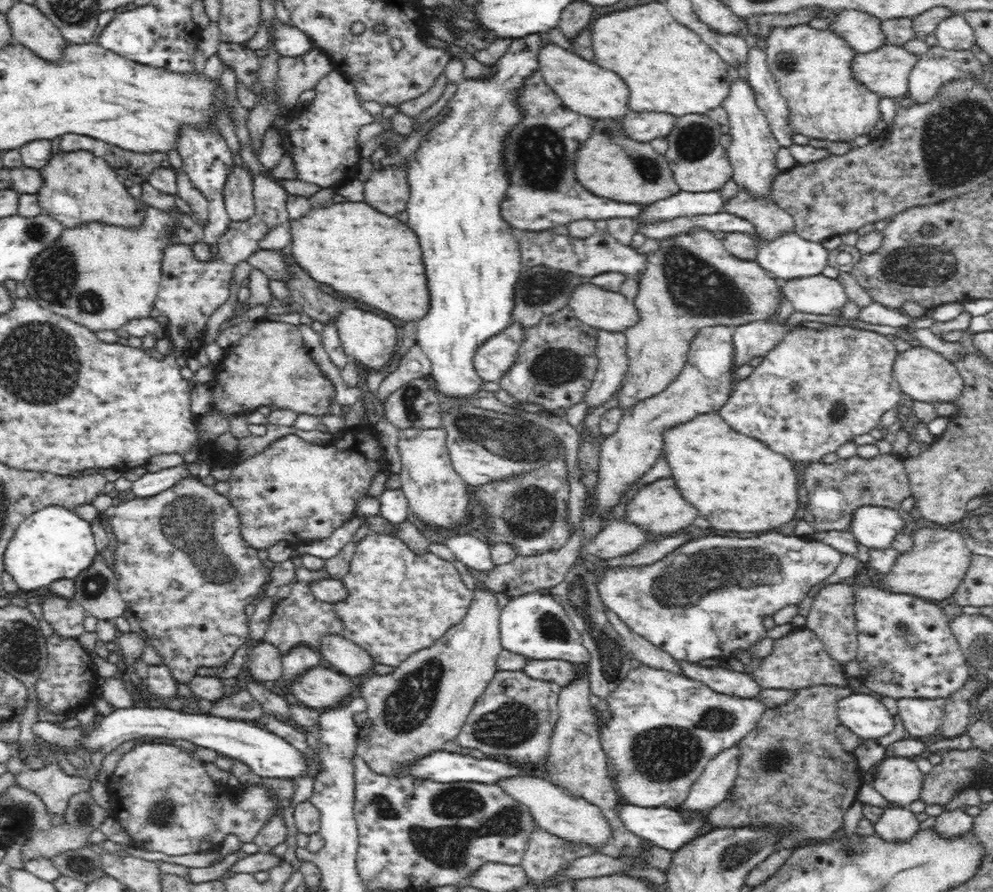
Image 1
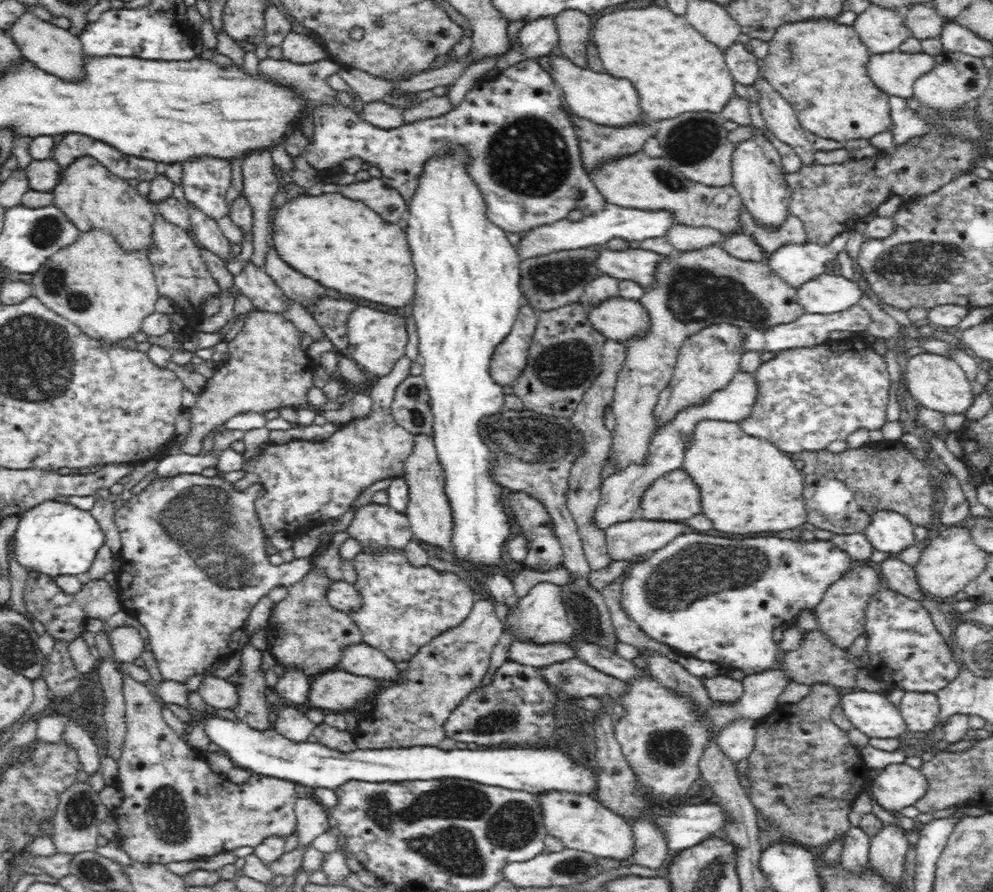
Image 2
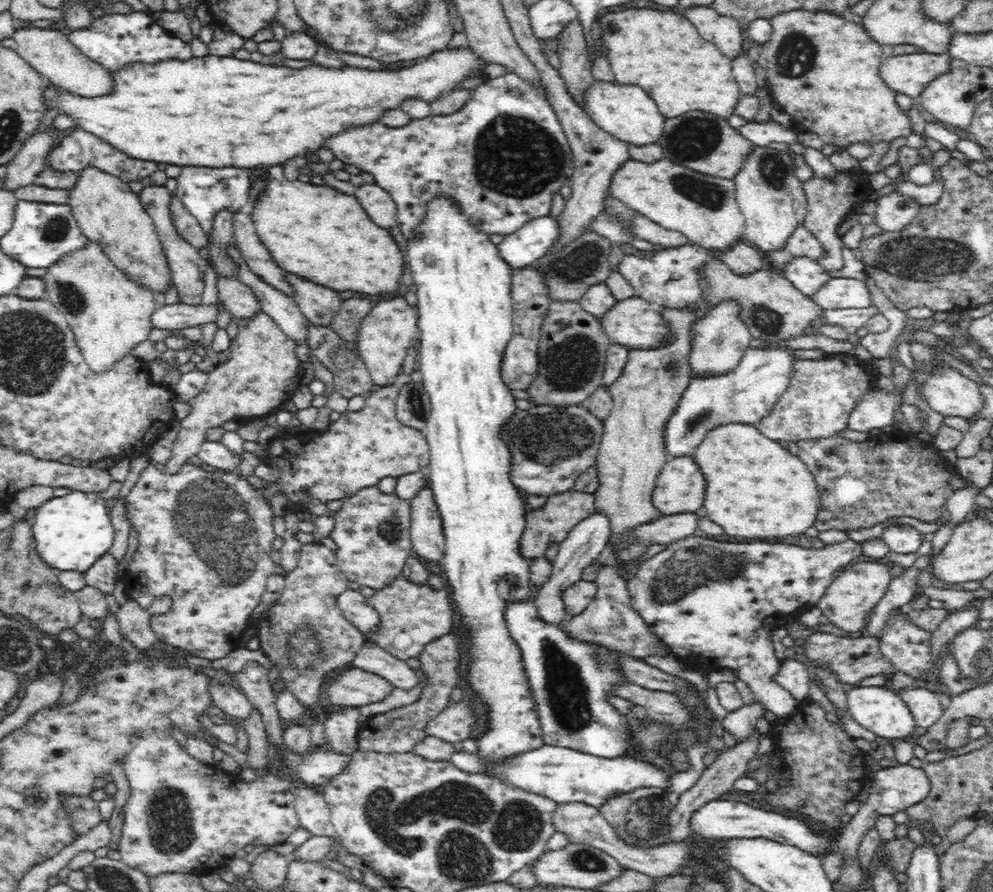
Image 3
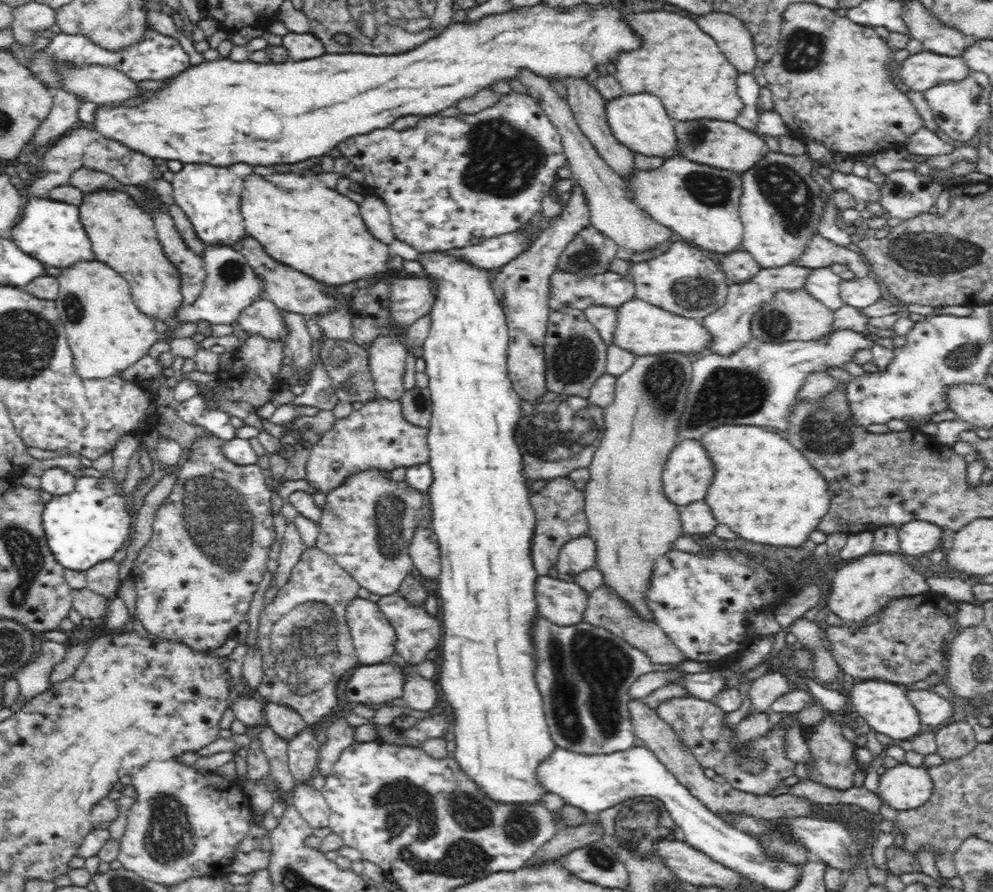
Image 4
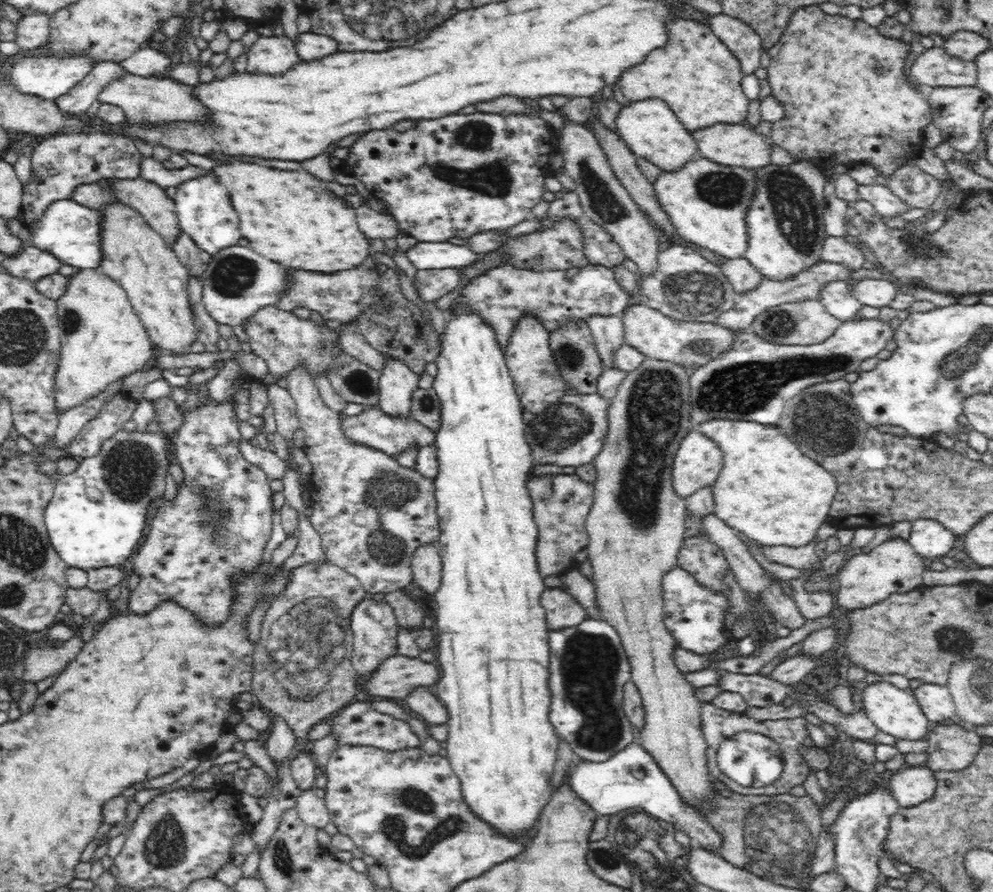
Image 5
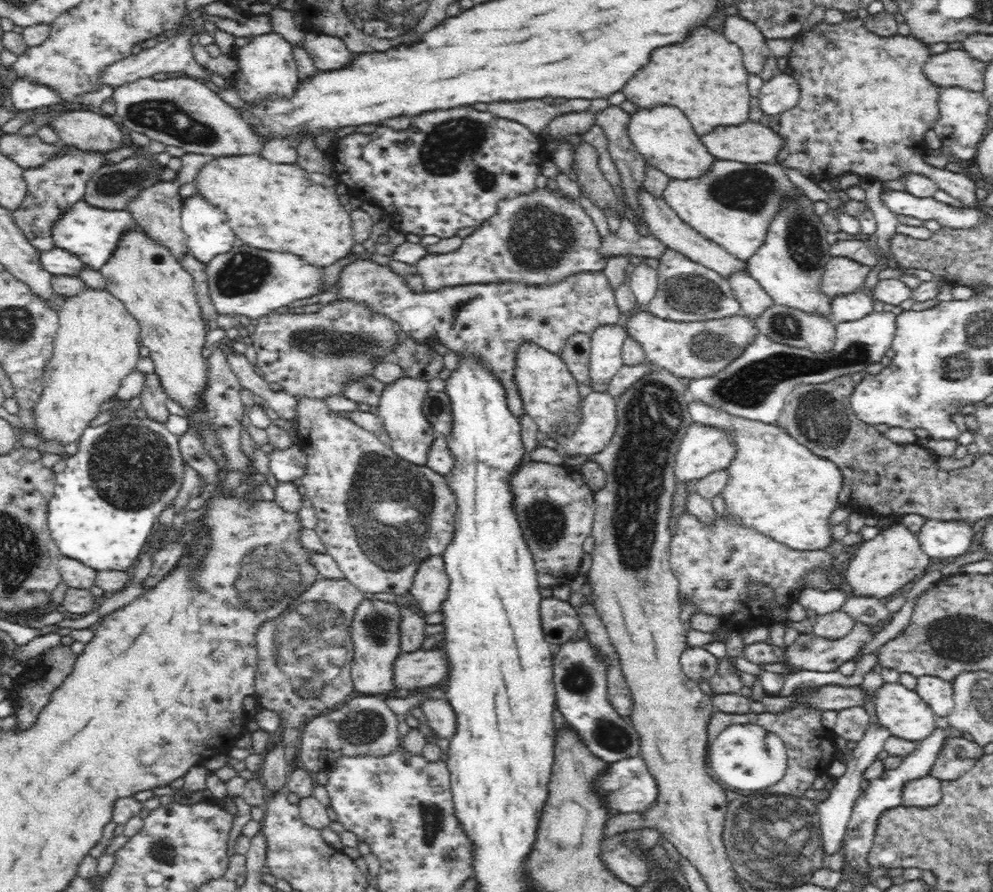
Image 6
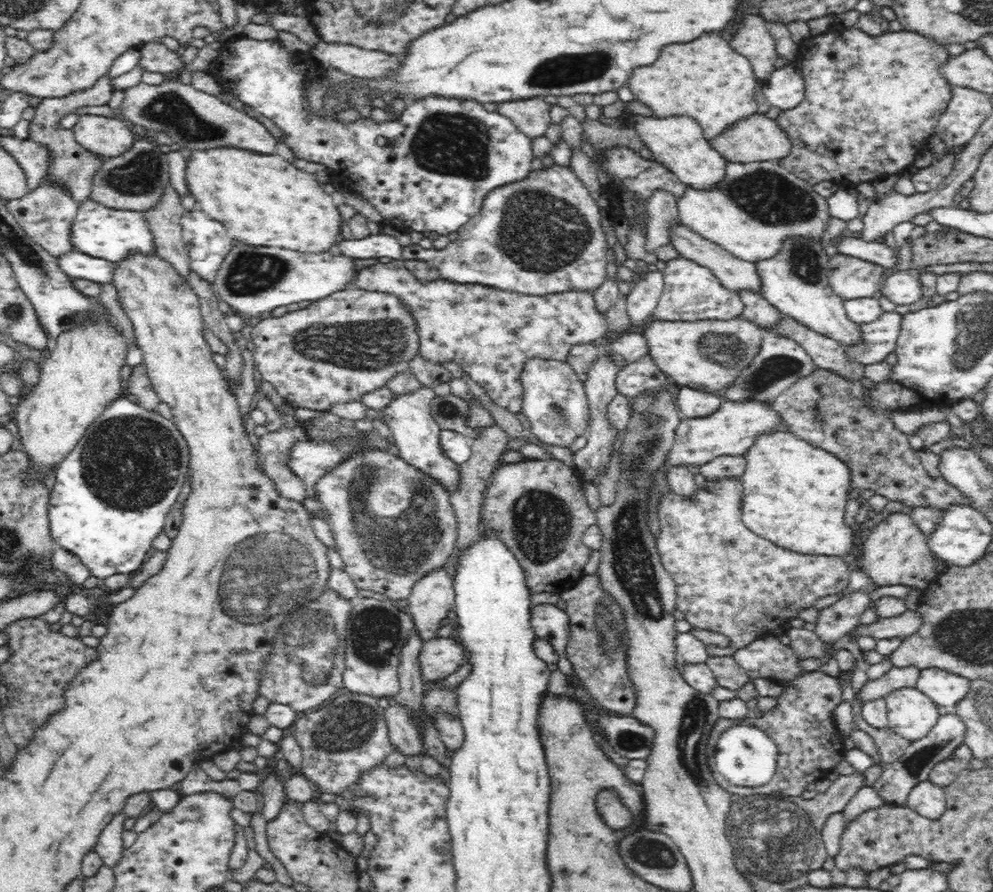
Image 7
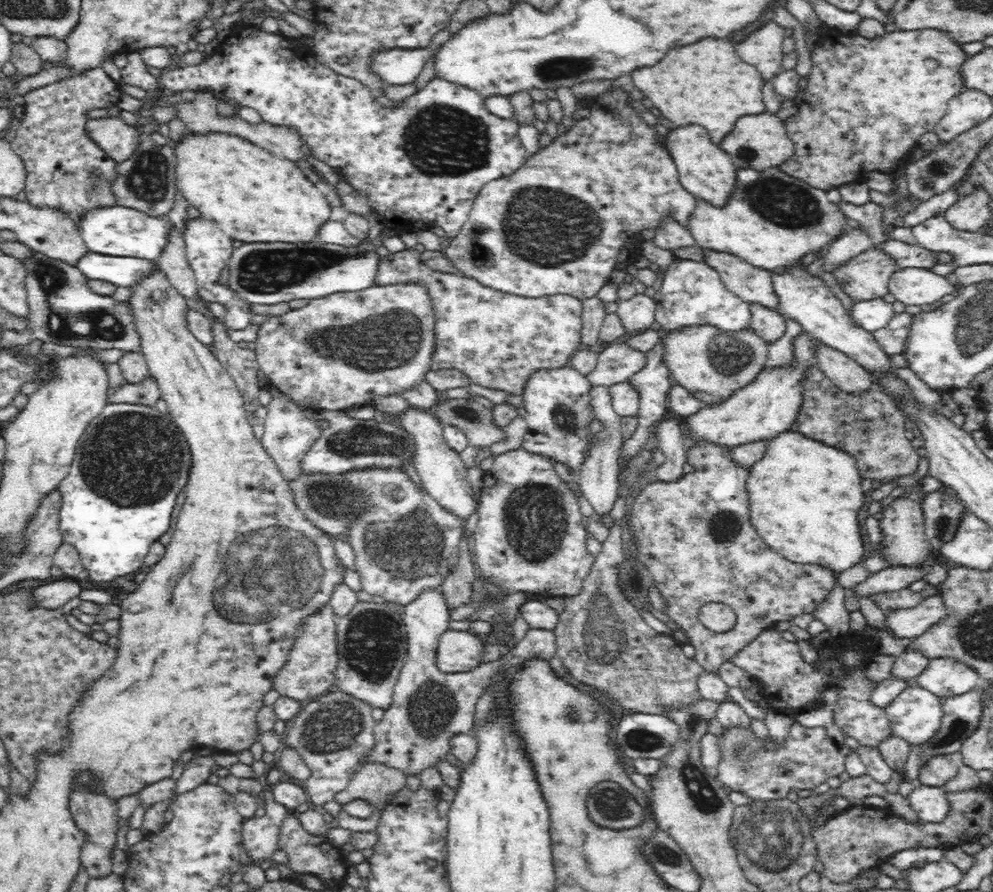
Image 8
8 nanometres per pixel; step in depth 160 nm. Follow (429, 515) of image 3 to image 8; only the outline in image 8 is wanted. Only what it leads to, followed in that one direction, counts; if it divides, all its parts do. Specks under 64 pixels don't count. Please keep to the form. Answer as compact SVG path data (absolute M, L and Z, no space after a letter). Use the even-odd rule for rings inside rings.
M438 587L422 590L422 594L419 594L418 598L414 599L414 602L403 608L402 621L406 626L409 647L406 652L405 666L402 668L401 676L395 686L391 706L383 712L382 719L374 727L374 747L368 753L362 754L358 770L368 763L378 763L390 768L396 768L404 772L406 776L416 775L418 777L426 768L438 768L438 766L446 765L445 758L448 754L451 754L452 750L450 749L450 739L453 736L458 736L458 734L470 733L474 706L476 706L478 695L487 684L490 684L490 680L500 672L500 668L521 665L533 657L549 660L555 654L555 630L530 629L514 650L508 652L502 660L482 663L481 666L478 666L478 669L466 674L442 673L442 670L438 669L438 657L436 657L435 652L438 651L442 634L449 630L449 623L451 622L449 612L446 599L443 598L443 594Z

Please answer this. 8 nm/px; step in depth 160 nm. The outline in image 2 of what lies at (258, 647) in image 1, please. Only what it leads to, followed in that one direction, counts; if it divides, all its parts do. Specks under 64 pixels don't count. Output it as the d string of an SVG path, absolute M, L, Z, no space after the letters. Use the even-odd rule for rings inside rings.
M248 643L242 649L243 674L240 685L237 686L238 702L231 710L240 721L248 723L257 730L268 730L272 724L268 720L266 703L266 675L264 653Z

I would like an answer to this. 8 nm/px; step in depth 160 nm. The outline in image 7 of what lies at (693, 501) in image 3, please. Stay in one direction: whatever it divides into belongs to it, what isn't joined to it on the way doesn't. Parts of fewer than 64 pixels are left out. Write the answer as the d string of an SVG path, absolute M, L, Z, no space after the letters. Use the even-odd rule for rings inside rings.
M750 399L750 402L730 402L724 400L713 414L700 418L684 418L678 424L678 430L675 431L674 446L670 449L666 463L670 463L670 466L688 465L697 468L717 457L745 454L754 445L758 434L784 429L781 416L775 412L773 406L774 404L772 403L755 402L754 399Z

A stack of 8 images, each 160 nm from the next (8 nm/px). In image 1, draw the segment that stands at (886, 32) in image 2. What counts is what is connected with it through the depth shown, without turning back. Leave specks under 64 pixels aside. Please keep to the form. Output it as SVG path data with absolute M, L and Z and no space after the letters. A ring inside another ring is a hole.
M844 10L830 17L827 29L844 40L856 53L865 53L886 45L880 23L880 20L865 12Z

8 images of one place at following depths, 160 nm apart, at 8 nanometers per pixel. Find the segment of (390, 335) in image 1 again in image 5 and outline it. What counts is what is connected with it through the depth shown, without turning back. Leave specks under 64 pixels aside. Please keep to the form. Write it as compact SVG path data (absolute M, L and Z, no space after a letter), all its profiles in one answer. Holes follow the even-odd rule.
M482 255L482 258L470 267L417 270L415 288L420 298L427 303L428 300L437 301L445 294L452 292L461 283L463 270L474 268L484 258L486 256ZM386 357L379 378L378 408L386 415L410 418L412 396L419 389L419 375L404 362Z

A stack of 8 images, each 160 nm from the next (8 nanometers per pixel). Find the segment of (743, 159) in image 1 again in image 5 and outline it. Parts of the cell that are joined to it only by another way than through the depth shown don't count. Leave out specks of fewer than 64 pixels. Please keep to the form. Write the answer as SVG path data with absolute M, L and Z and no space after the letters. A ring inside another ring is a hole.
M798 162L790 166L769 166L755 169L758 177L756 192L746 215L749 243L745 258L763 277L774 281L785 281L808 267L816 266L822 261L822 250L826 240L824 220L825 176L810 162Z

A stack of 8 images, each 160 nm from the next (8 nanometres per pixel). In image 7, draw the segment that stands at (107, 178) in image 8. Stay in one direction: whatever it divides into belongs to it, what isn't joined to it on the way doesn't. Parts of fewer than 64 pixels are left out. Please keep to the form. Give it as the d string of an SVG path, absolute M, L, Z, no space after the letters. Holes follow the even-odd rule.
M104 74L97 82L94 82L94 86L85 90L78 90L78 93L68 94L68 96L62 98L41 98L34 108L35 116L30 121L26 140L44 146L51 157L42 183L54 183L54 186L62 187L62 190L65 190L78 206L84 201L92 200L94 176L102 168L103 158L80 147L76 143L74 133L66 128L61 128L60 122L62 118L68 114L74 114L81 107L109 104L115 90L112 87L111 79L108 74Z

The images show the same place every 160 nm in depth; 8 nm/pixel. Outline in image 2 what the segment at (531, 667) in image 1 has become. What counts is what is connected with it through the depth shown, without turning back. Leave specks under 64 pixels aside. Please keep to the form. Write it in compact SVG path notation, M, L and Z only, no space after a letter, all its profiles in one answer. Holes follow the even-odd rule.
M576 658L540 667L538 670L546 681L570 697L597 697L610 693L612 700L619 702L619 696L627 687L624 681L587 666Z

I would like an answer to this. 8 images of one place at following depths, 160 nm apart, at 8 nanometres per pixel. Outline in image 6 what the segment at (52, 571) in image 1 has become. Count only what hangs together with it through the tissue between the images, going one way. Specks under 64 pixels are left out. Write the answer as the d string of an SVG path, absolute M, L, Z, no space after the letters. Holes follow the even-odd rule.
M129 414L85 428L77 442L76 452L64 457L65 469L55 475L53 498L47 506L51 537L61 555L79 560L94 570L132 572L138 554L152 536L158 516L178 496L186 465L179 449L179 436L168 431L165 423Z

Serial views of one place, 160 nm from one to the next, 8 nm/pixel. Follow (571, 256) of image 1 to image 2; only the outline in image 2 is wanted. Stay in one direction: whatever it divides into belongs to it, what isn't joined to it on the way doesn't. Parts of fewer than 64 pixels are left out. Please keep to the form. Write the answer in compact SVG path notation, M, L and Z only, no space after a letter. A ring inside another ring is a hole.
M604 244L594 245L594 253L594 267L599 272L620 280L637 282L644 290L653 283L656 264L668 258L641 248L611 250Z

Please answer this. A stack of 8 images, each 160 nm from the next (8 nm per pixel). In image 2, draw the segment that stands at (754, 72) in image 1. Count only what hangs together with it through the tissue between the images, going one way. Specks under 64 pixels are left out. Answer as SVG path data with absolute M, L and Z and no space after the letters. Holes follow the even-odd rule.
M759 75L755 78L754 88L758 92L758 108L766 128L784 144L792 146L802 164L812 166L816 163L816 150L807 139L792 105L774 89L774 85Z

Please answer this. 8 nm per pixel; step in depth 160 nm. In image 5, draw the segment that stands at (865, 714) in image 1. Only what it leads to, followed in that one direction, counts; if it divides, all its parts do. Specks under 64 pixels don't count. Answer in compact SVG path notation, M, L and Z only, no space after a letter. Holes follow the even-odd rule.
M876 682L867 686L863 691L863 709L866 711L870 720L878 729L886 734L890 734L899 740L922 740L928 734L928 720L923 713L922 707L915 700L911 690L898 688L889 682Z

